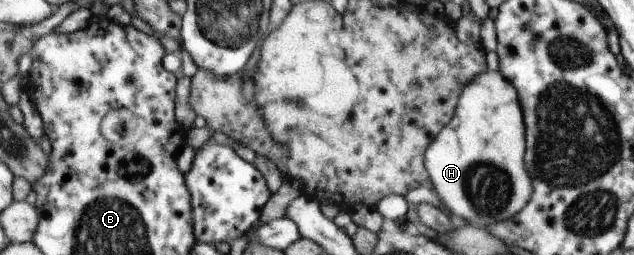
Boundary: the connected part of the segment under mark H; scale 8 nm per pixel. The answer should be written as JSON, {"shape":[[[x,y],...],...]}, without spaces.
{"shape":[[[500,70],[478,74],[464,88],[455,116],[424,153],[430,187],[450,215],[488,229],[527,206],[535,187],[524,168],[525,132],[516,88]]]}

